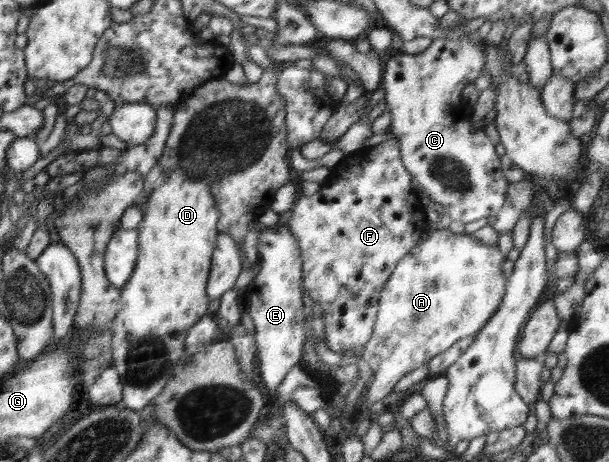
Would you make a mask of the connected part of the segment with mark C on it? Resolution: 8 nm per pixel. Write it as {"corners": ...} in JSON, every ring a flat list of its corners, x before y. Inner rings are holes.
{"corners":[[442,38,434,40,426,50,418,54,404,54,397,53,393,57,390,57,383,68,383,74,381,79,381,85,385,93,386,109,391,113,392,121,390,134,398,141,400,145,401,162,403,163,406,171,409,172,411,179,418,181,420,187,424,189,423,198,426,202,436,202,438,205,442,205,442,209,445,213,448,213,448,217,454,221,462,221,462,223,470,223,470,221,478,221,482,217,489,218,494,216,495,213,500,211,503,203,506,199,506,189,509,186,508,180,504,177,502,169,500,167,500,156,496,154,495,146,492,141,484,133,483,129,474,127,474,124,470,122,470,118,462,119,462,89,468,85,469,82,474,80,482,73,484,65,486,65,486,54,484,54,484,48,480,42,476,40,470,40,470,38,460,38,458,40,452,40,450,38]]}

